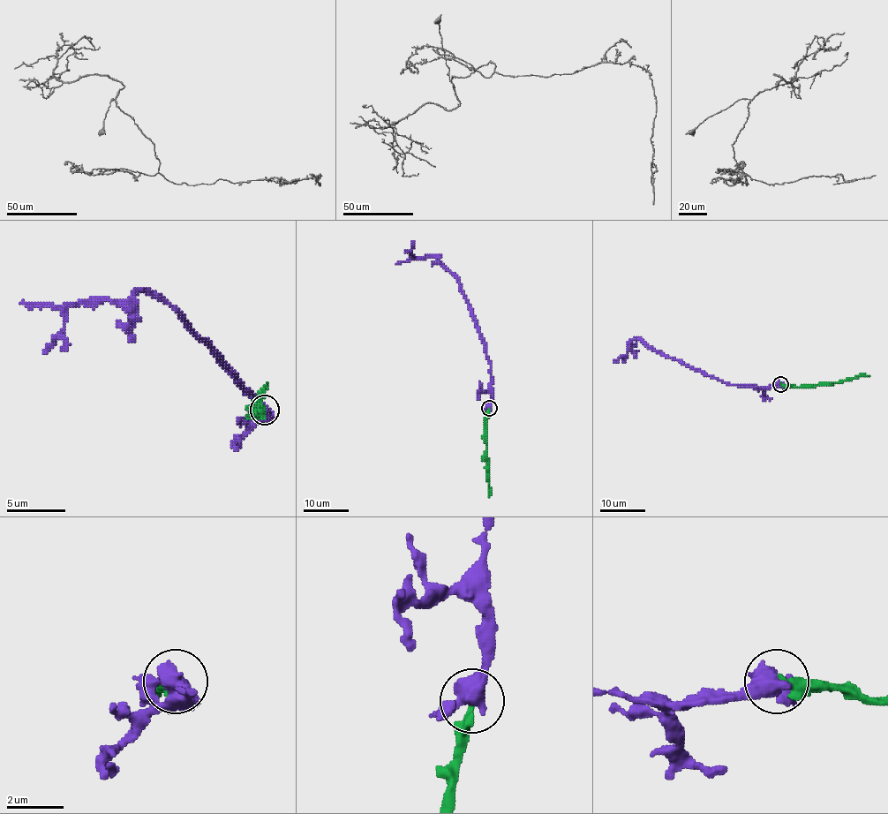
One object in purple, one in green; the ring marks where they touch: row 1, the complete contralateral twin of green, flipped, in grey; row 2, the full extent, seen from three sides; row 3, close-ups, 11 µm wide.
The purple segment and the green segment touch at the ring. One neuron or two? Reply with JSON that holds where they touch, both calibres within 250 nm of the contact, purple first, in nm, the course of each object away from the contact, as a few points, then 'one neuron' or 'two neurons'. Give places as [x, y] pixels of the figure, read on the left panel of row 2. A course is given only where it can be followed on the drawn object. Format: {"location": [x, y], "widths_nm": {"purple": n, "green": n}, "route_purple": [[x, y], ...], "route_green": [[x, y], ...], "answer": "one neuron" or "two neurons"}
{"location": [265, 410], "widths_nm": {"purple": 550, "green": 360}, "route_purple": [[264, 409], [184, 320], [146, 291], [135, 291], [126, 300], [73, 303], [61, 333], [61, 350]], "route_green": [[264, 409], [255, 418], [264, 386]], "answer": "two neurons"}

